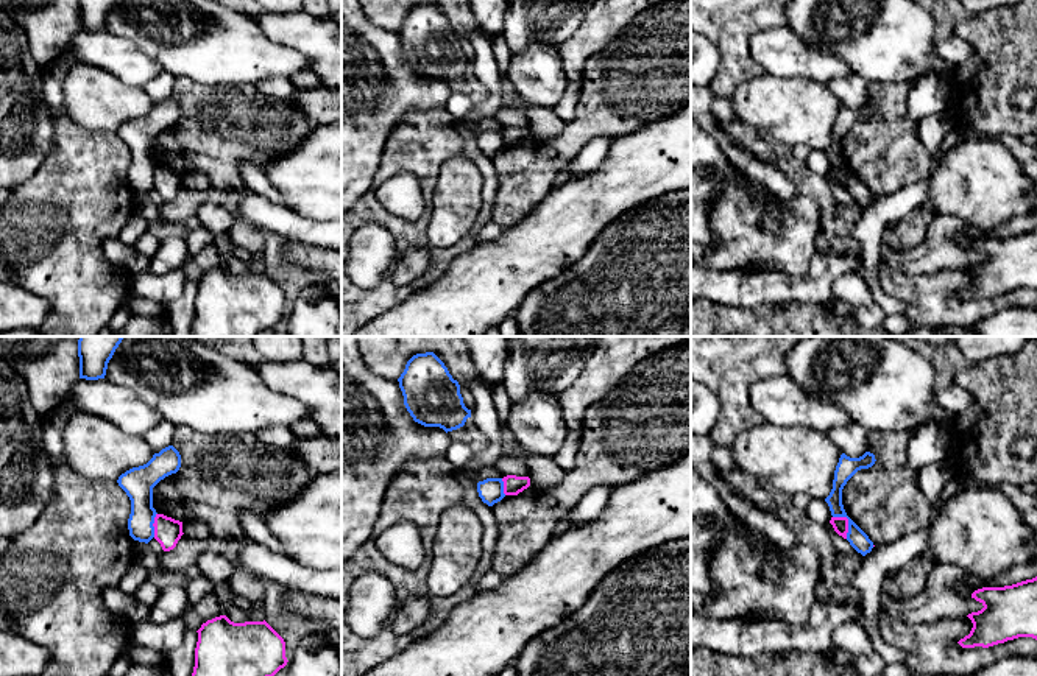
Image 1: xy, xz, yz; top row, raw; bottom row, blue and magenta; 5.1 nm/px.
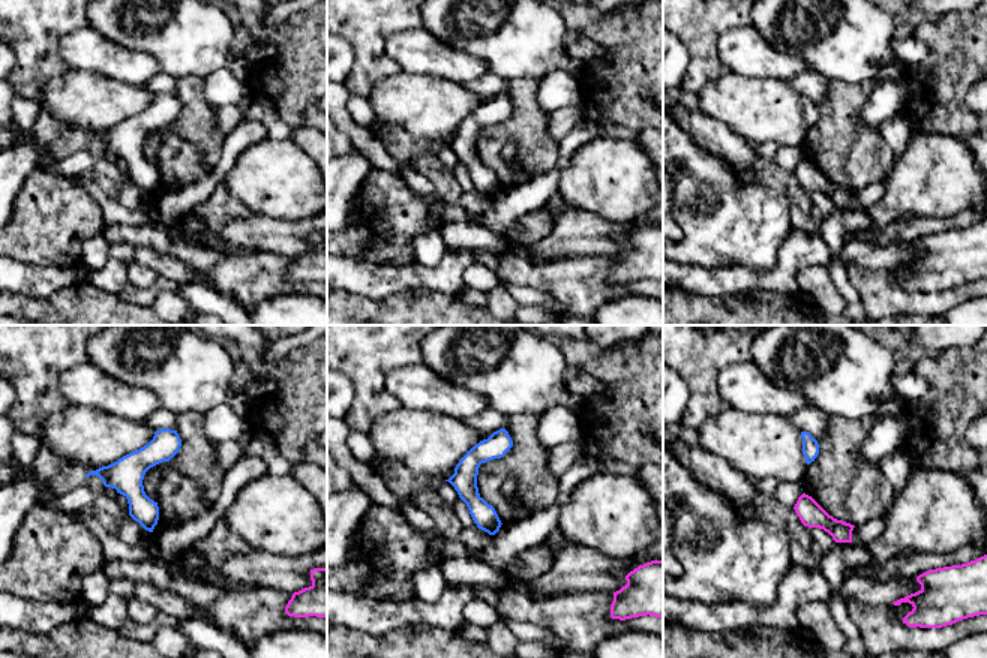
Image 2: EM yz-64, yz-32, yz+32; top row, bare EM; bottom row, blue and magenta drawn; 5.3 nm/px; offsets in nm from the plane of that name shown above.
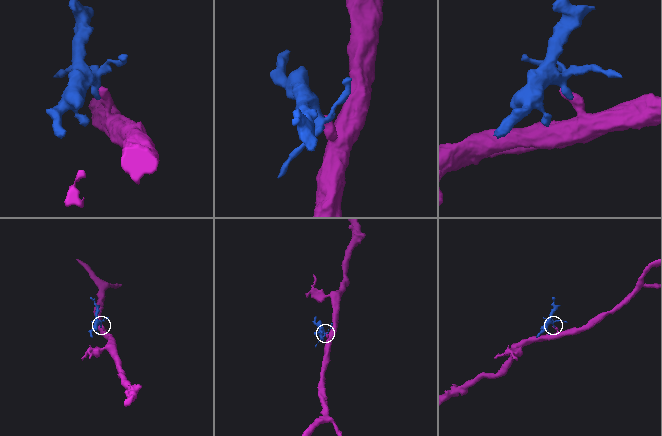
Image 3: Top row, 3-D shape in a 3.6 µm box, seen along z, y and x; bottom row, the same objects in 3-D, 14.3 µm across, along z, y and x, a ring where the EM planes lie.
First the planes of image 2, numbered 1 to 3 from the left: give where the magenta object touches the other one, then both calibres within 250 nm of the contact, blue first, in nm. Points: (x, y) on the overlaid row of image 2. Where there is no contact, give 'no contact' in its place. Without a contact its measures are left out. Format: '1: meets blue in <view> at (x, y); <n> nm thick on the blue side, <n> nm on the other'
1: no contact
2: no contact
3: no contact

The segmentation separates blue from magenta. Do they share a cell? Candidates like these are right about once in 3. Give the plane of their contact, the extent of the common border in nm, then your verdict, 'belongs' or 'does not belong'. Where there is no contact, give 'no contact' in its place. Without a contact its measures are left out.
contact in yz; length 140 nm; does not belong

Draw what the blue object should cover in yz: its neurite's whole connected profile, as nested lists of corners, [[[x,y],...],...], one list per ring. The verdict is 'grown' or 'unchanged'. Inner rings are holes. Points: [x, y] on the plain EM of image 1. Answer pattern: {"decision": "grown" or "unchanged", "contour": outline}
{"decision": "unchanged", "contour": [[[865,103],[859,109],[850,109],[845,104],[841,106],[839,114],[834,121],[834,131],[833,131],[833,140],[830,146],[825,150],[825,153],[830,157],[833,168],[847,168],[848,170],[848,184],[847,192],[850,196],[865,207],[872,202],[873,193],[869,190],[869,187],[847,167],[844,156],[842,156],[842,140],[847,136],[847,132],[861,120],[869,120],[875,115],[875,106],[870,103]]]}

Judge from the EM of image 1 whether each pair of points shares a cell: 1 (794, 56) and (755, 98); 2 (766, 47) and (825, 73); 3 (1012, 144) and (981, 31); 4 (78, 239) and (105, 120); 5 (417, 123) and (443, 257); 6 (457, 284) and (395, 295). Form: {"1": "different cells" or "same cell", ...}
{"1": "different cells", "2": "same cell", "3": "different cells", "4": "different cells", "5": "same cell", "6": "different cells"}

